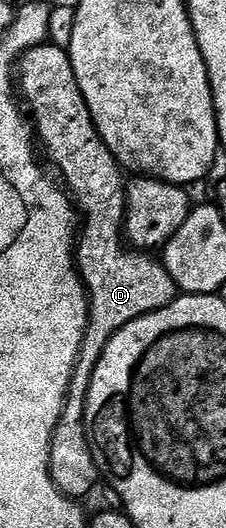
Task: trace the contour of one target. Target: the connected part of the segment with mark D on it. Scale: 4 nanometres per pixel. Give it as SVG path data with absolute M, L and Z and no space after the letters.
M51 46L32 47L23 52L17 63L18 74L19 71L23 74L18 76L17 87L21 99L23 95L22 102L31 103L29 115L42 154L44 151L48 161L63 174L62 182L66 190L76 208L85 216L77 235L75 266L79 268L79 275L87 289L87 328L67 390L63 415L59 418L51 442L52 481L62 495L83 501L91 491L87 484L87 471L96 470L95 458L87 444L85 401L97 361L101 361L101 353L105 353L107 342L118 331L125 329L125 325L174 303L177 288L173 277L169 277L154 254L132 249L125 242L127 183L119 176L121 164L97 133L97 125L91 119L89 105L85 105L81 85L77 85L77 73L73 73L70 54L64 48L62 51L59 47Z

